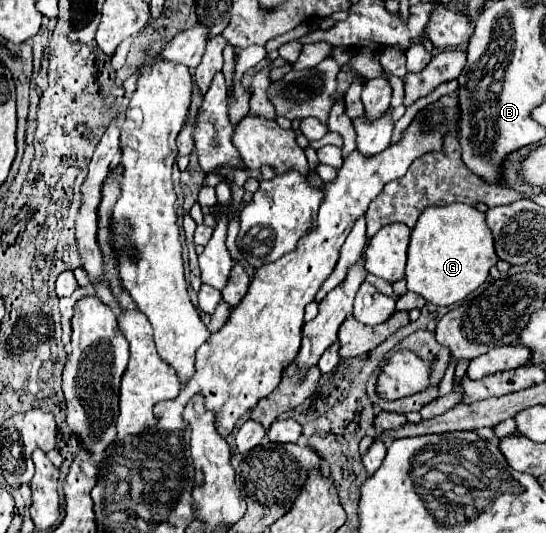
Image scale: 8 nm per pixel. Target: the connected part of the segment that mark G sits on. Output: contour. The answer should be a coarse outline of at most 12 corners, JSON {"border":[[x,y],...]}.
{"border":[[430,206],[410,236],[406,284],[450,306],[496,262],[484,212]]}

